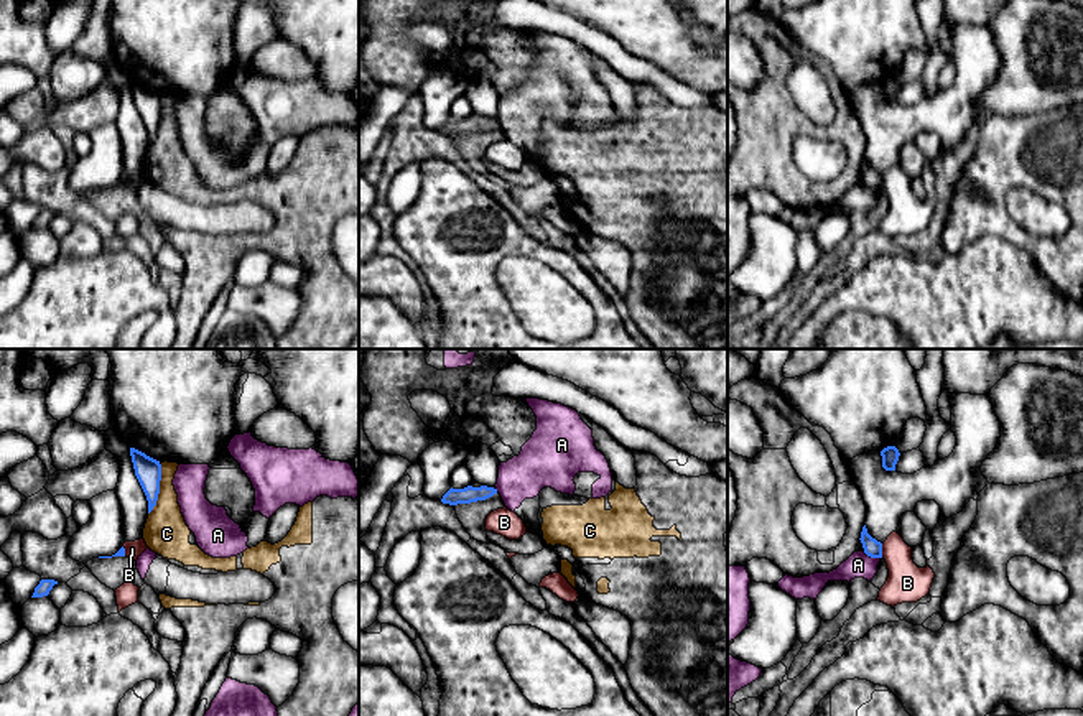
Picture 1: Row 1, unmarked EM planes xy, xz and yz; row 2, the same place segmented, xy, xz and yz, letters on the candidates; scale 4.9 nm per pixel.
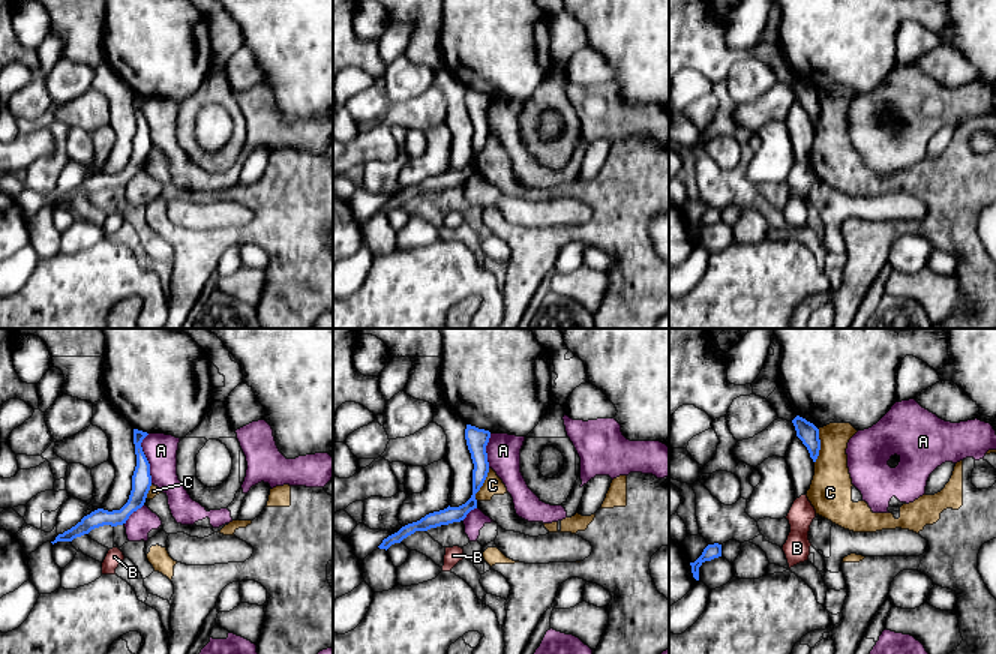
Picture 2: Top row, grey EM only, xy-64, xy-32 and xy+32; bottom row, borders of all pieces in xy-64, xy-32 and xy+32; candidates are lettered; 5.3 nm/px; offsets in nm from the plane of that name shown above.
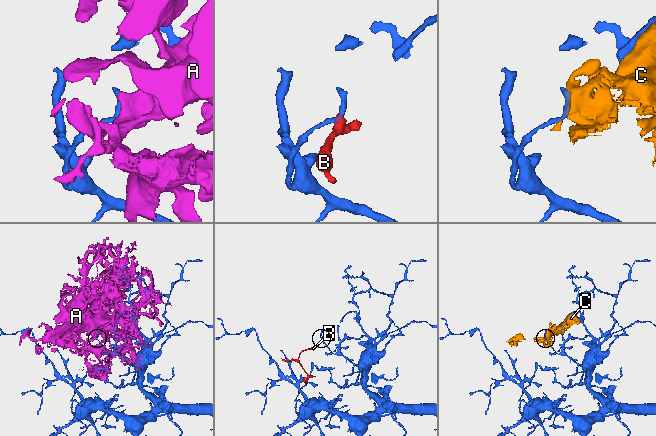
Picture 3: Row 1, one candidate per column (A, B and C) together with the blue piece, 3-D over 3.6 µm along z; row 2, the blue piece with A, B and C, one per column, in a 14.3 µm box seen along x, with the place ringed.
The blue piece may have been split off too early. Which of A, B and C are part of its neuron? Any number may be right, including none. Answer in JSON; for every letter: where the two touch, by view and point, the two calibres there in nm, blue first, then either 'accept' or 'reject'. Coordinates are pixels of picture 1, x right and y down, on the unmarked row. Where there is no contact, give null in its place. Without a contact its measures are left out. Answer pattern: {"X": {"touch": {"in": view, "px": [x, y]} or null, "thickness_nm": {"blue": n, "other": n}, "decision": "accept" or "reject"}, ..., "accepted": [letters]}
{"A": {"touch": {"in": "yz", "px": [871, 188]}, "thickness_nm": {"blue": 90, "other": 120}, "decision": "reject"}, "B": {"touch": {"in": "yz", "px": [881, 181]}, "thickness_nm": {"blue": 90, "other": 190}, "decision": "reject"}, "C": {"touch": {"in": "xy", "px": [158, 120]}, "thickness_nm": {"blue": 130, "other": 220}, "decision": "reject"}, "accepted": []}

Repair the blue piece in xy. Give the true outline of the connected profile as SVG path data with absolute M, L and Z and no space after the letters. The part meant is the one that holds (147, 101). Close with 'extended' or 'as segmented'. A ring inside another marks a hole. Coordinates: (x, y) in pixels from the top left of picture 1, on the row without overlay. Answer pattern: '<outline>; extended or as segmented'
M130 79L130 87L135 100L135 107L146 127L148 145L153 142L160 125L161 95L160 92L146 87L145 84Z; as segmented

